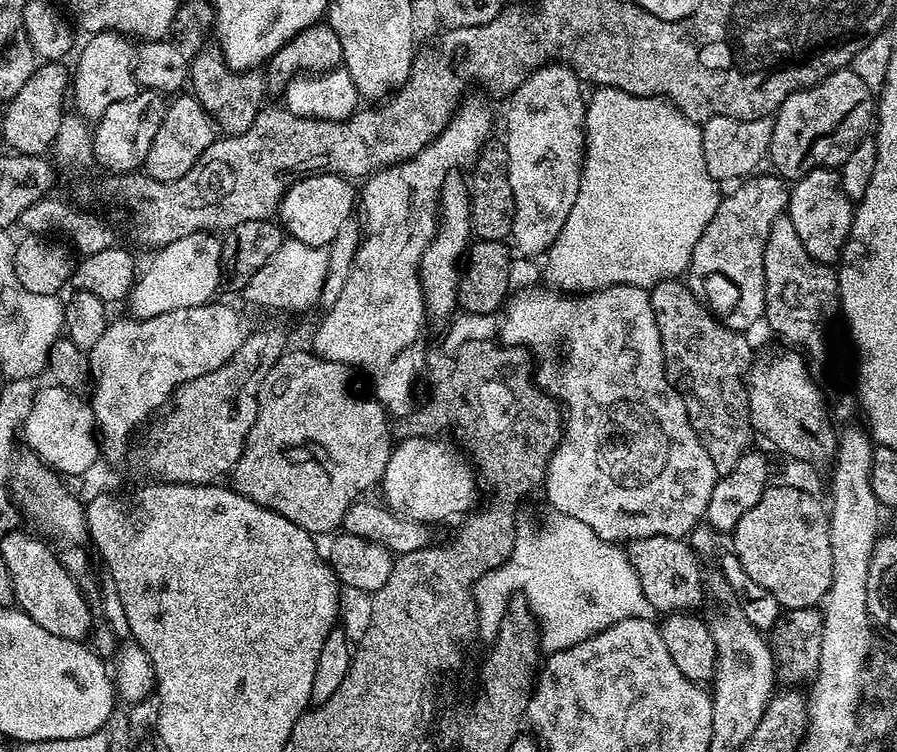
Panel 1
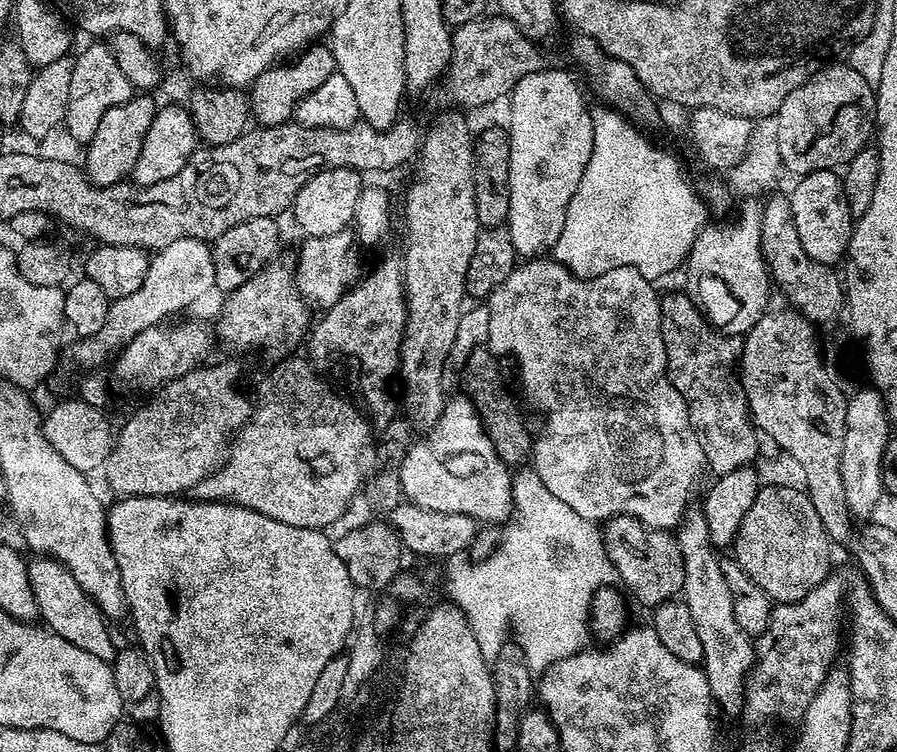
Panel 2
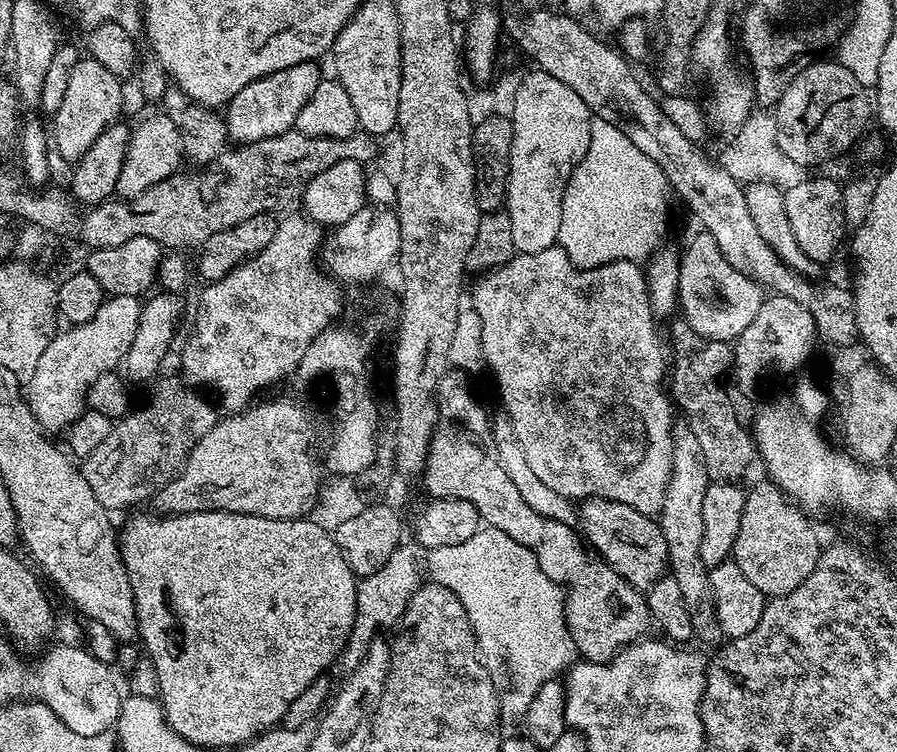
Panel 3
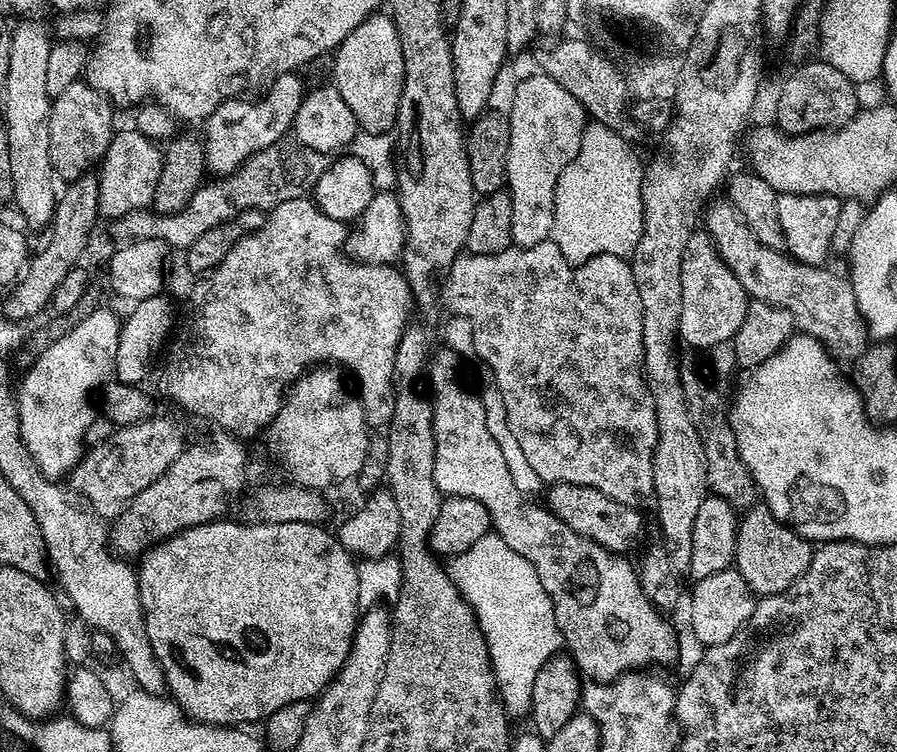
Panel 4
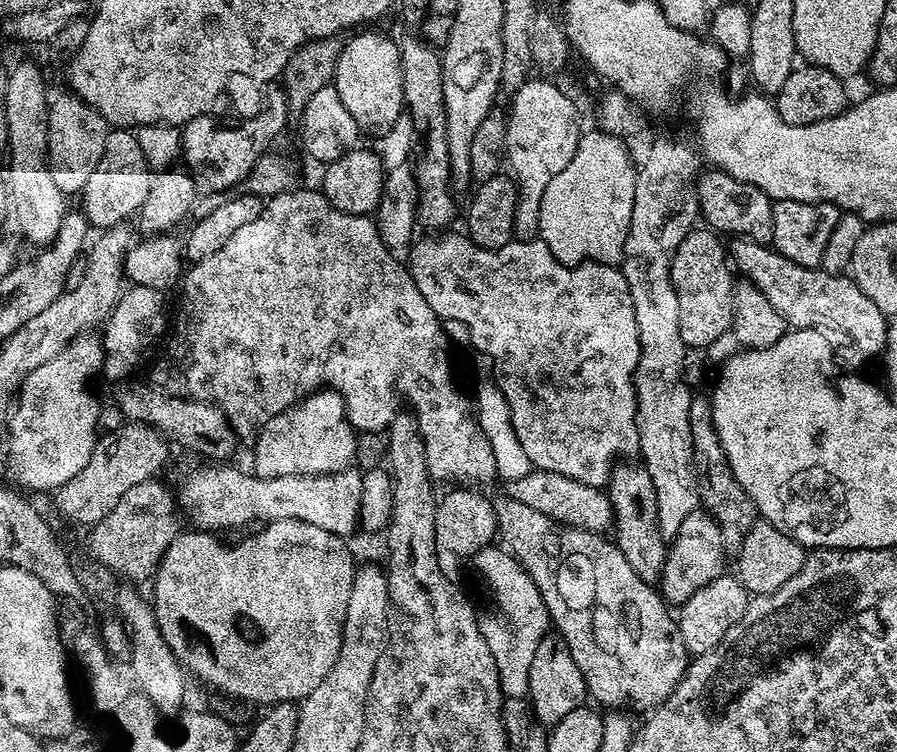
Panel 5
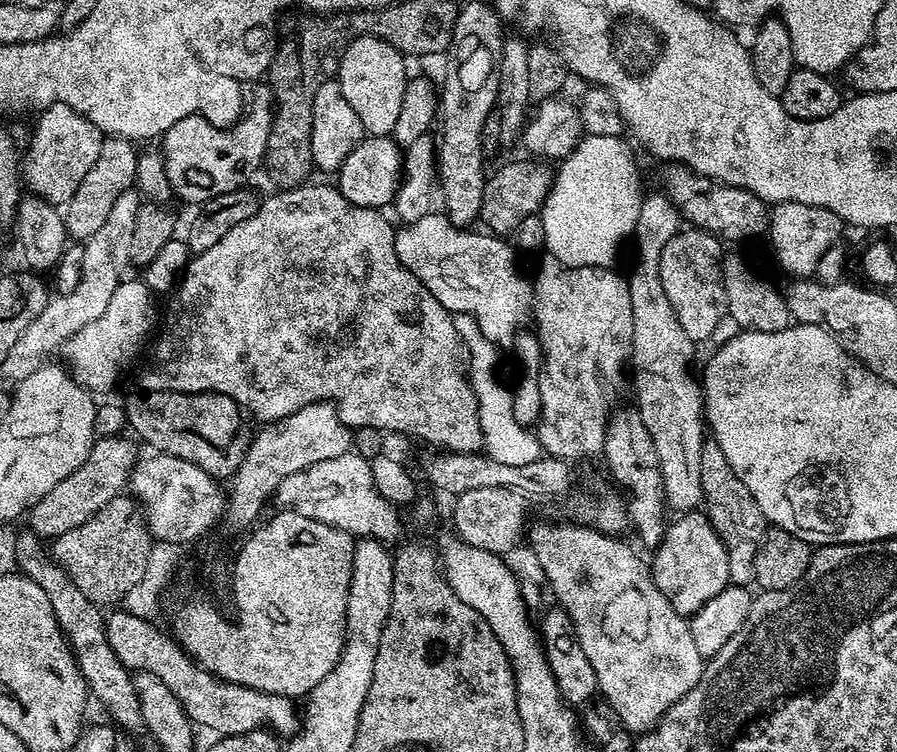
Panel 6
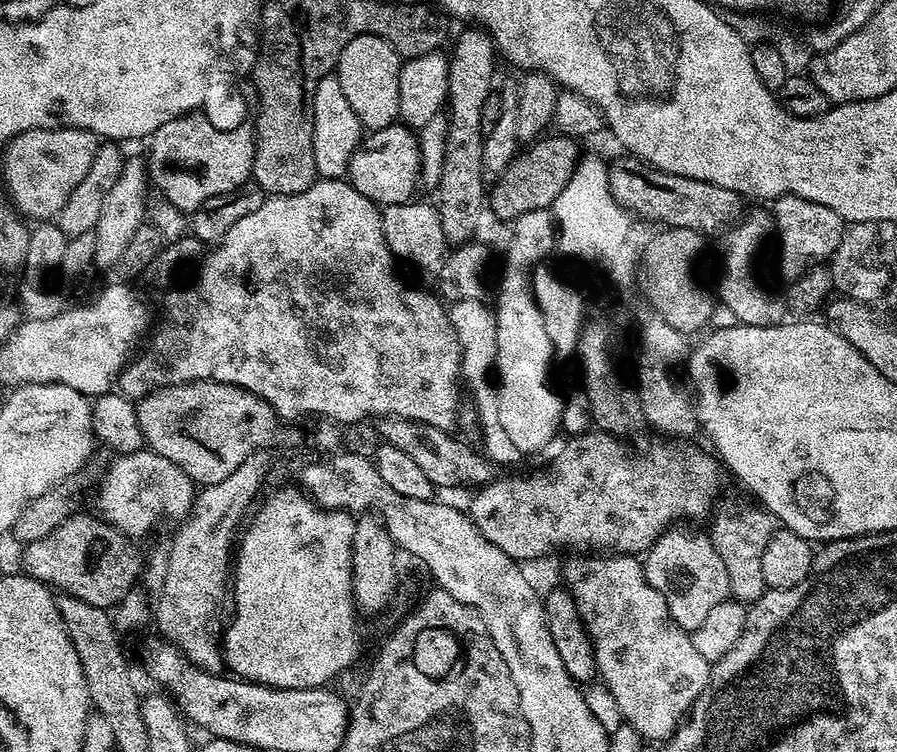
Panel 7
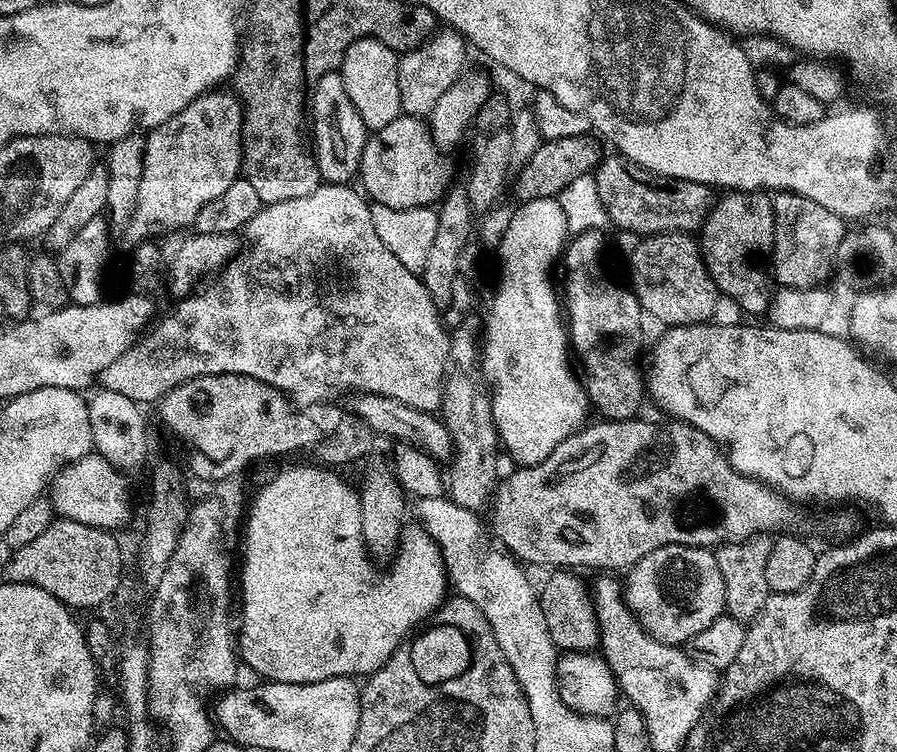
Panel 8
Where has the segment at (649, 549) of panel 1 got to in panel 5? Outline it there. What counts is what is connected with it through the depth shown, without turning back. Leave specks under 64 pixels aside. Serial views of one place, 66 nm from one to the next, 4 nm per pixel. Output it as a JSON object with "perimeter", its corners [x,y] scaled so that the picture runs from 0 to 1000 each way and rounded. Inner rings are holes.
{"perimeter":[[[595,625],[576,638],[566,638],[564,646],[565,658],[570,664],[586,668],[586,673],[600,678],[600,684],[609,684],[624,697],[670,710],[677,709],[683,701],[685,685],[677,653],[653,646],[653,641],[644,641],[640,636],[631,636],[631,630]]]}

